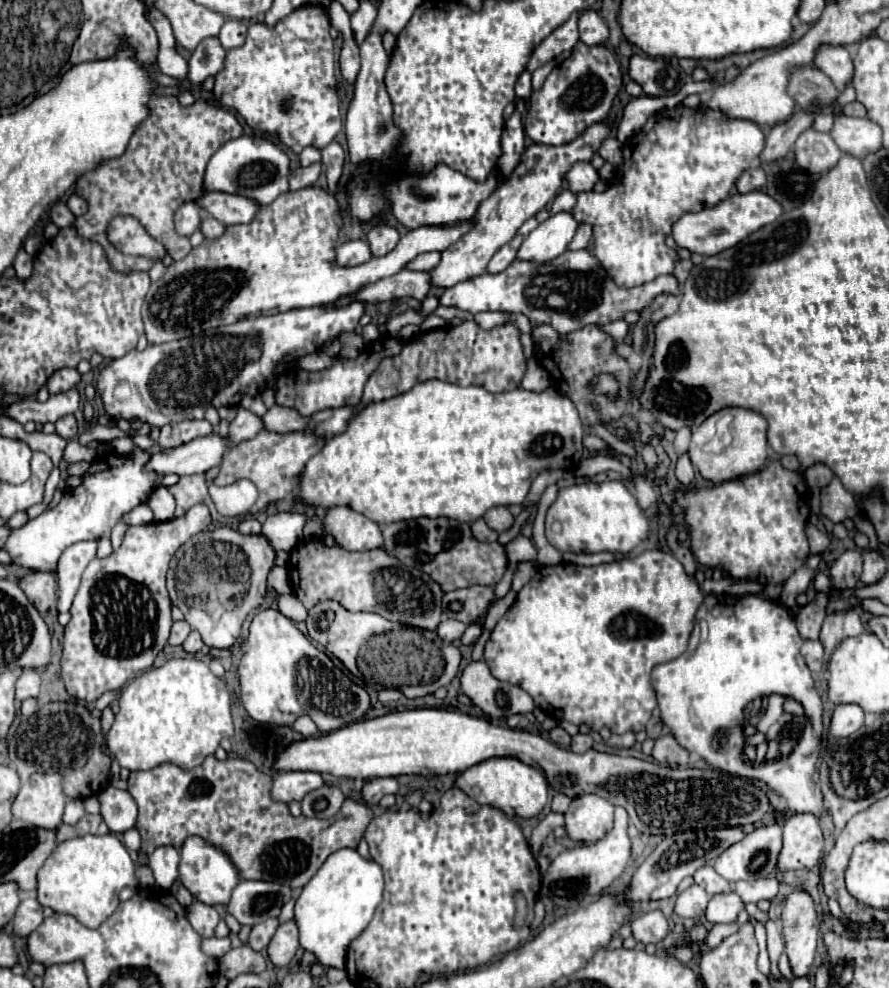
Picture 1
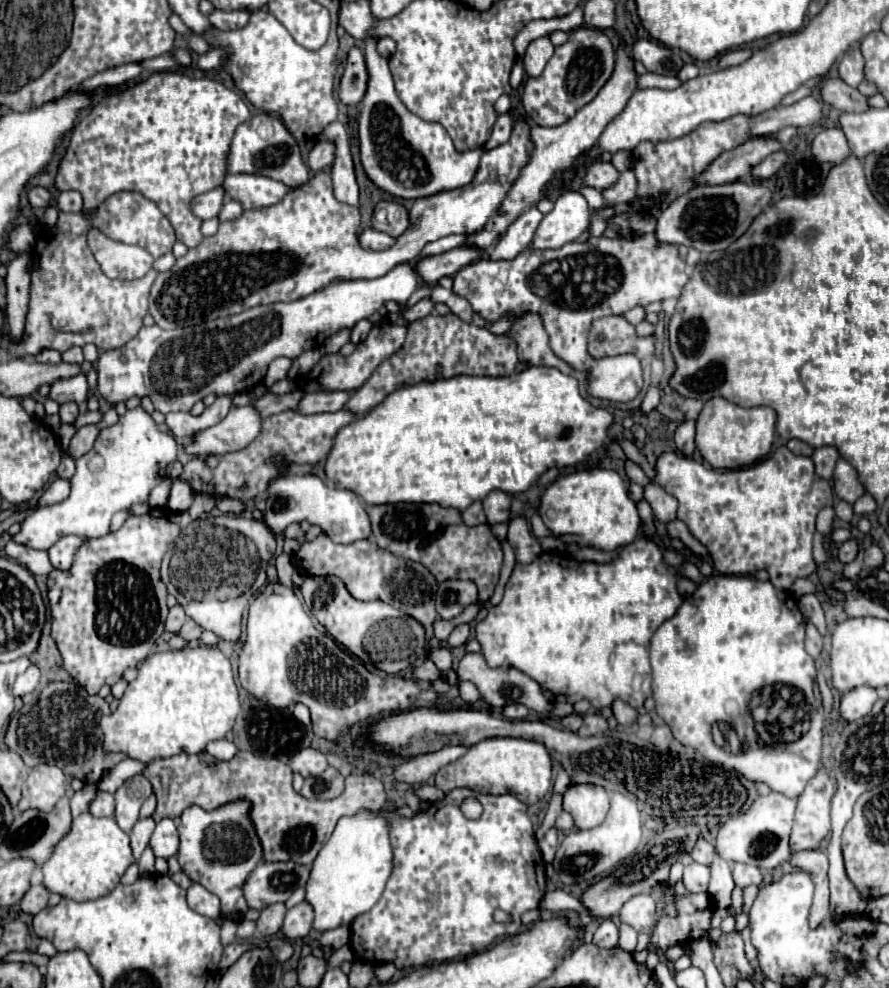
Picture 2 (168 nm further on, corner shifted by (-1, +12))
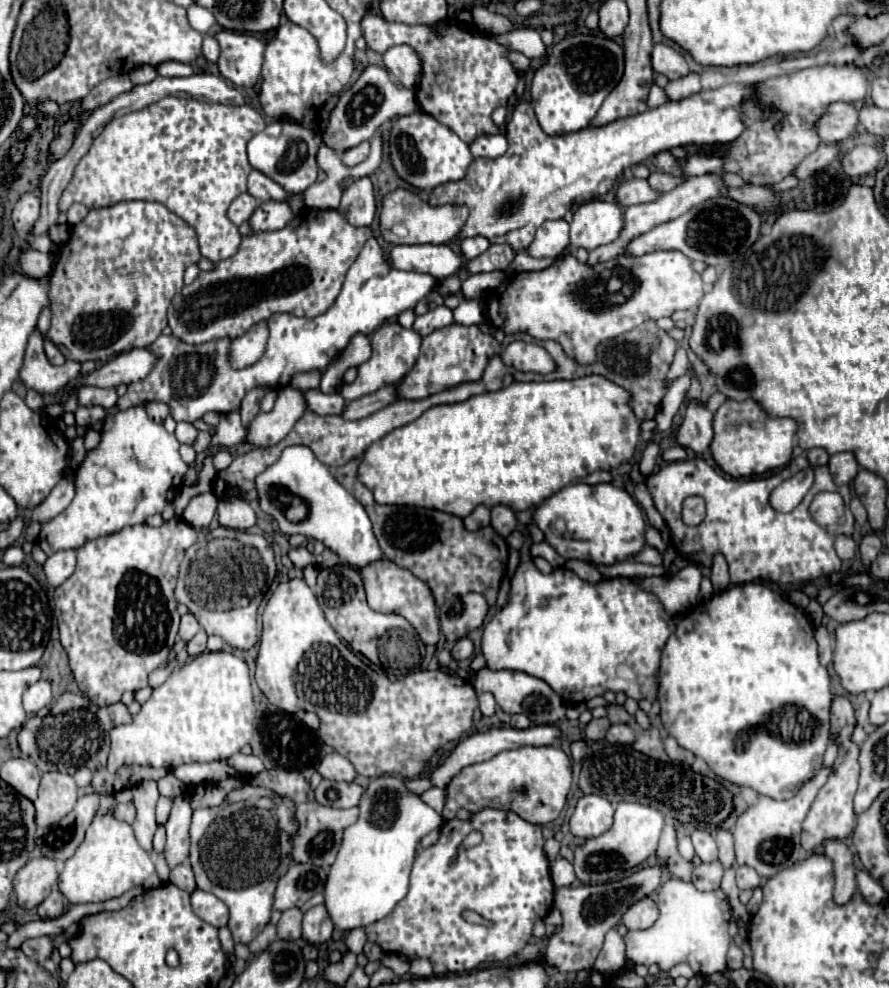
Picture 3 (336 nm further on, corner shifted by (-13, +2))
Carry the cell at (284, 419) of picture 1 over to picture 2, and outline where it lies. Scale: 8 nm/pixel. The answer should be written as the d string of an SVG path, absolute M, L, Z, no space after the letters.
M314 392L304 394L294 412L298 414L318 414L318 412L338 412L348 400L348 392Z

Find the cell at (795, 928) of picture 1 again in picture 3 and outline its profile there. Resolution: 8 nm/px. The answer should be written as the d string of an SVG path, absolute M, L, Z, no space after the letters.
M828 840L824 846L824 854L834 862L834 874L836 874L834 900L836 904L846 904L856 892L854 854L850 846L842 840Z

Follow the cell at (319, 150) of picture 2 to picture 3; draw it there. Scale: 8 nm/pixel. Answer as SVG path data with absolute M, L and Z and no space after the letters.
M362 142L362 144L342 152L342 162L346 166L356 166L356 164L360 164L360 162L364 162L368 158L368 152L370 152L370 142Z

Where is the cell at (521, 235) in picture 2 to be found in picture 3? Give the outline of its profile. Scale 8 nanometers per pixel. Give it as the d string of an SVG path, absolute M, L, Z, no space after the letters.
M566 220L544 222L538 228L536 238L530 244L528 252L534 258L556 258L568 246L568 236L570 236L570 226Z

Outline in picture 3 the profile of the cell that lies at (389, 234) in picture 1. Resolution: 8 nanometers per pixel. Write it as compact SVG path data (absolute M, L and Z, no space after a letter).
M396 188L388 192L382 198L382 212L380 212L380 232L382 238L390 244L448 244L452 238L456 238L468 218L466 206L432 206L426 200L422 200L418 194Z

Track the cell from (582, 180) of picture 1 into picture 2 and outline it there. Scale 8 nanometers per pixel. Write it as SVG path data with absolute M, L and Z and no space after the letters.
M592 160L586 166L586 172L584 172L582 180L584 180L584 184L588 184L592 188L602 190L606 186L612 186L618 180L618 170L610 162L606 162L606 166L604 166L602 160Z

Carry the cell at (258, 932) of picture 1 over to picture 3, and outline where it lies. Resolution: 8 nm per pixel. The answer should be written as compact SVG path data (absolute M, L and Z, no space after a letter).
M290 908L282 912L278 922L278 936L282 940L300 940L302 938L302 912L300 908Z

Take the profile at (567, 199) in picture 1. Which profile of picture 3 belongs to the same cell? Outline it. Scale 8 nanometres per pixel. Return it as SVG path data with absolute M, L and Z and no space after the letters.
M718 174L694 176L694 178L688 178L684 184L676 186L674 190L662 194L656 202L648 202L648 204L638 204L638 206L624 208L624 222L626 222L626 224L624 224L624 230L622 230L620 238L614 240L612 244L608 244L608 246L600 246L600 248L592 250L592 252L588 254L588 262L586 262L586 264L592 268L592 266L596 266L596 264L600 264L600 262L608 262L608 260L616 258L618 254L624 252L624 246L626 246L632 238L636 238L636 236L644 234L644 232L656 228L658 224L664 224L664 222L670 222L670 220L682 216L684 212L688 212L688 210L694 208L696 204L702 204L702 202L708 200L708 198L714 198L714 196L724 194L724 186L726 186L726 184L722 182L722 178L720 178Z

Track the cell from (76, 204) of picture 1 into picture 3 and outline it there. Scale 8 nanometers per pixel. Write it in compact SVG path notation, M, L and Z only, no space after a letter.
M72 204L72 206L68 208L68 224L70 224L70 226L78 224L80 220L84 220L86 214L88 214L88 208L86 208L84 204Z

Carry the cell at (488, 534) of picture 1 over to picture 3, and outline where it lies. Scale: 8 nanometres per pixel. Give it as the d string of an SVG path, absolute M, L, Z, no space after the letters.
M480 506L480 508L474 508L466 518L464 518L464 528L468 530L480 530L484 526L490 524L490 508L486 506Z

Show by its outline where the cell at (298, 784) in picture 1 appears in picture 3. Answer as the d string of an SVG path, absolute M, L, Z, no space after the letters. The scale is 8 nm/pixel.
M332 752L328 754L320 766L318 766L318 772L328 778L328 780L344 780L344 782L352 782L358 772L352 768L350 760L346 756L340 756L338 752Z

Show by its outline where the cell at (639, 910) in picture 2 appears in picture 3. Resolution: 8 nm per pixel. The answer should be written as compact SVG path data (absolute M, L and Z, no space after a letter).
M652 898L638 900L628 908L628 912L622 916L622 922L628 930L646 930L658 920L658 908Z

